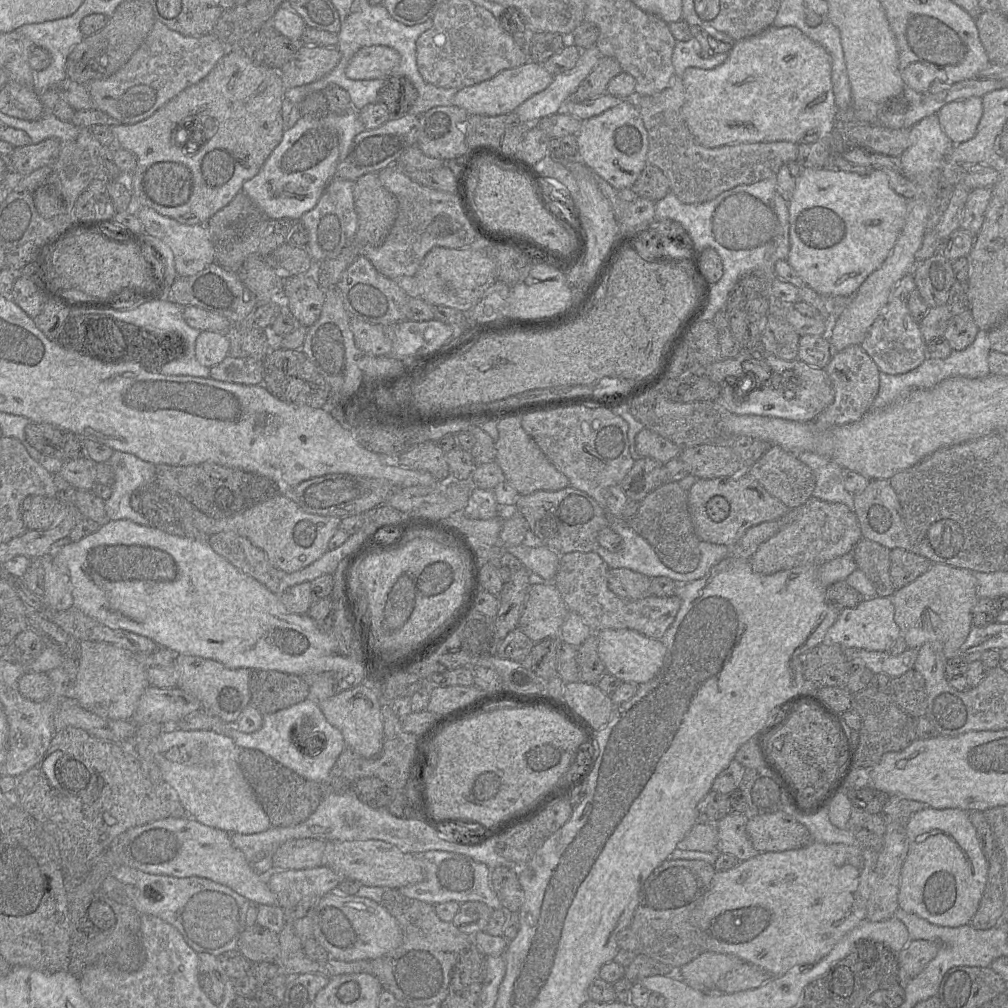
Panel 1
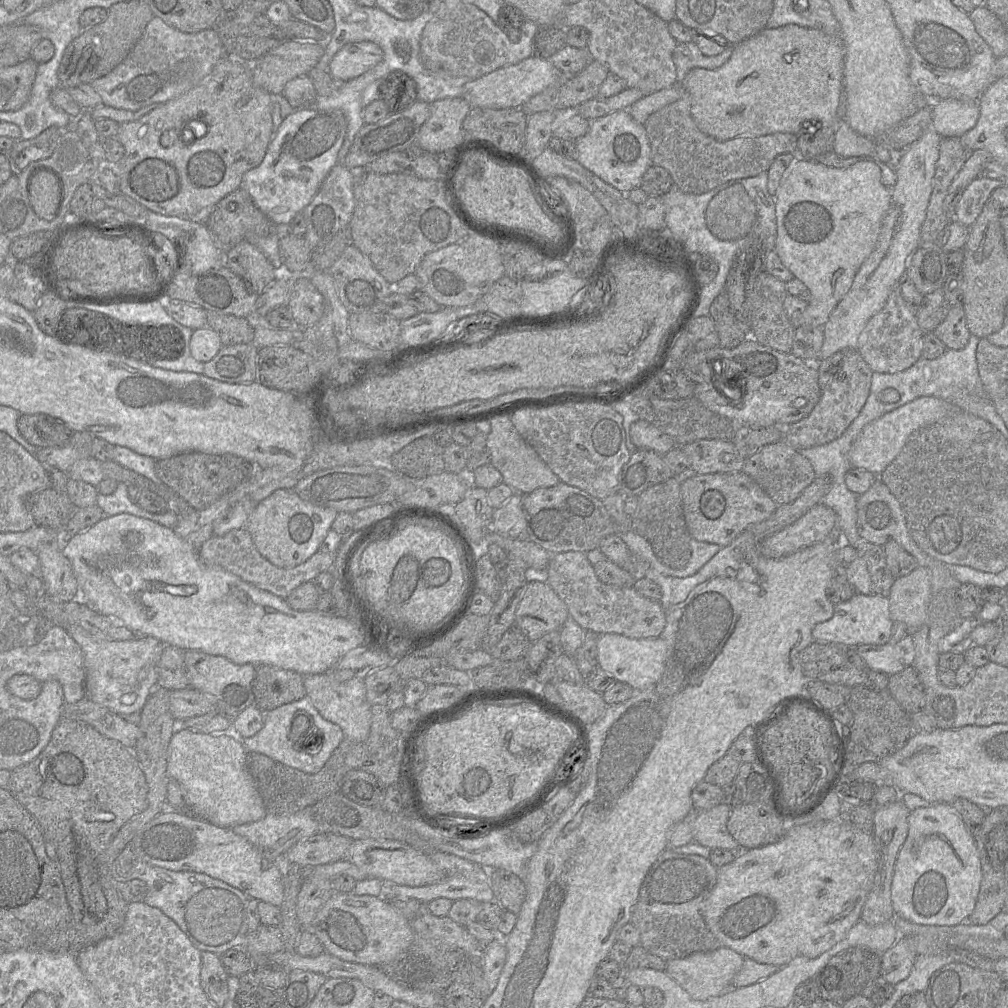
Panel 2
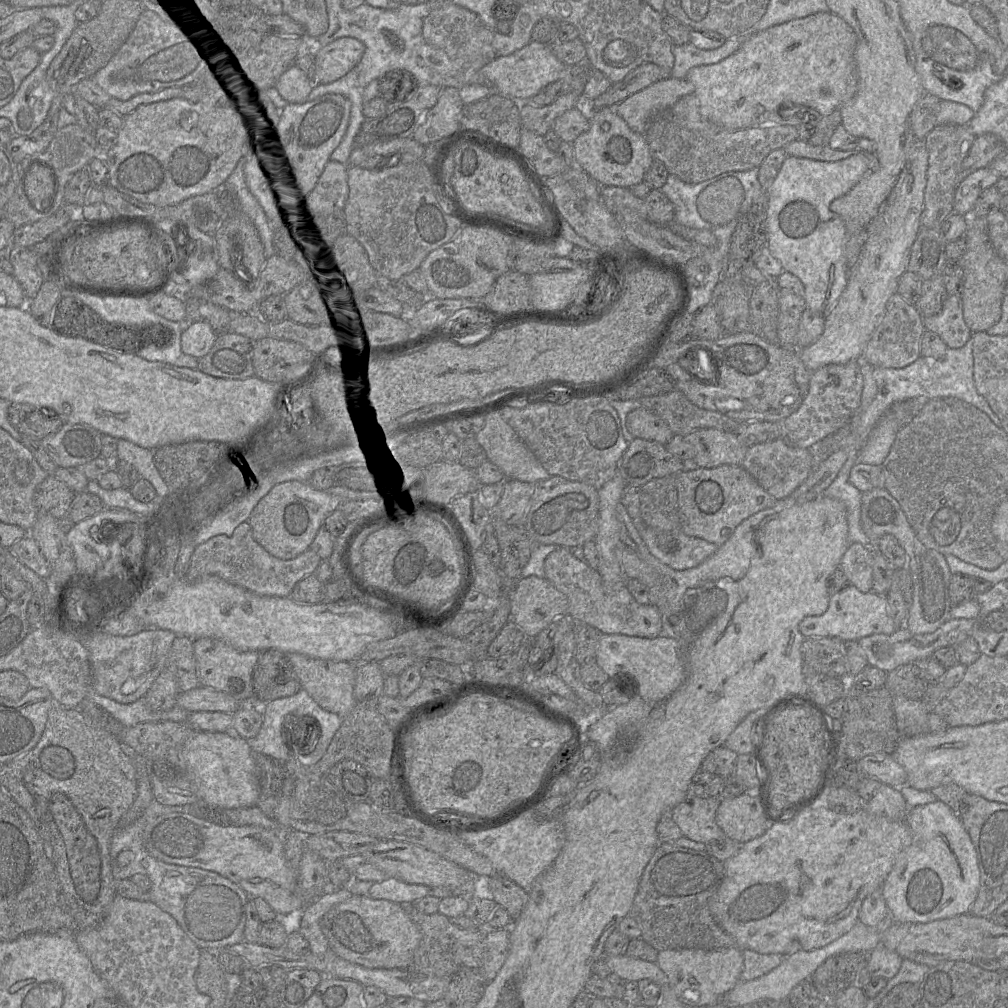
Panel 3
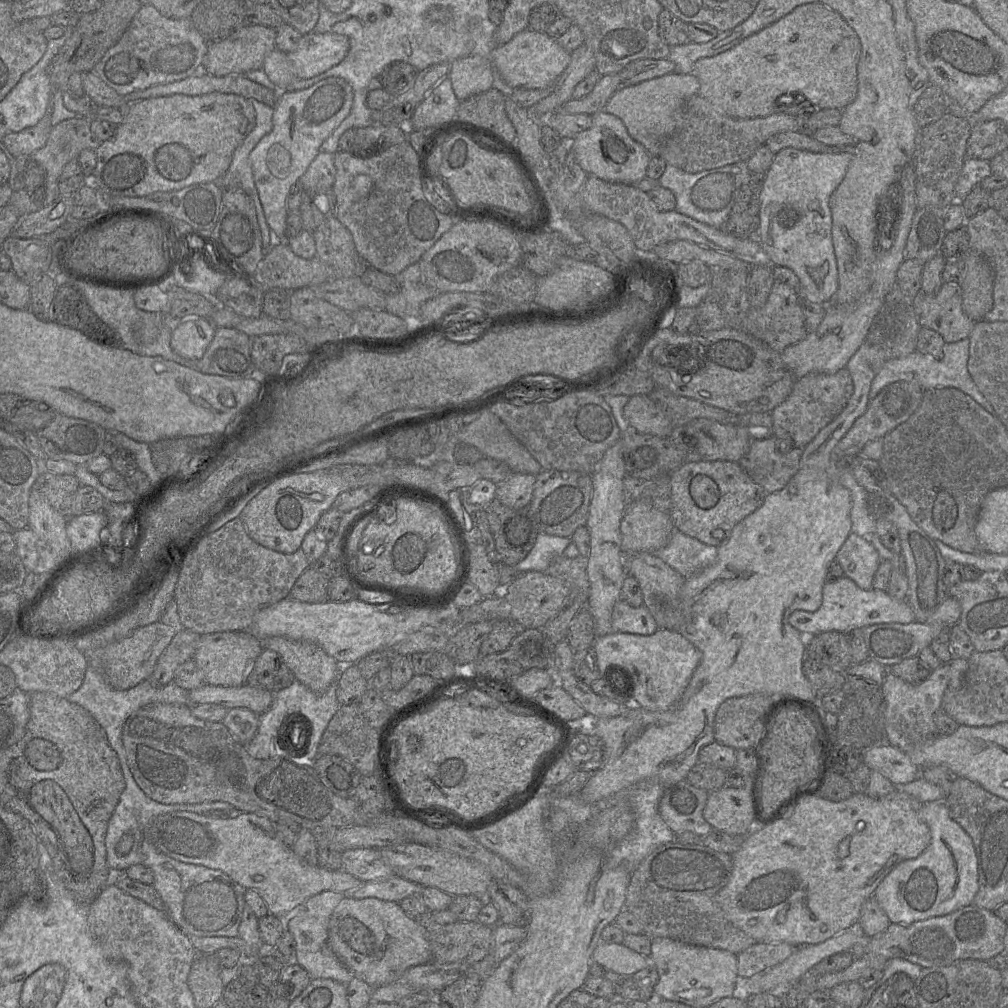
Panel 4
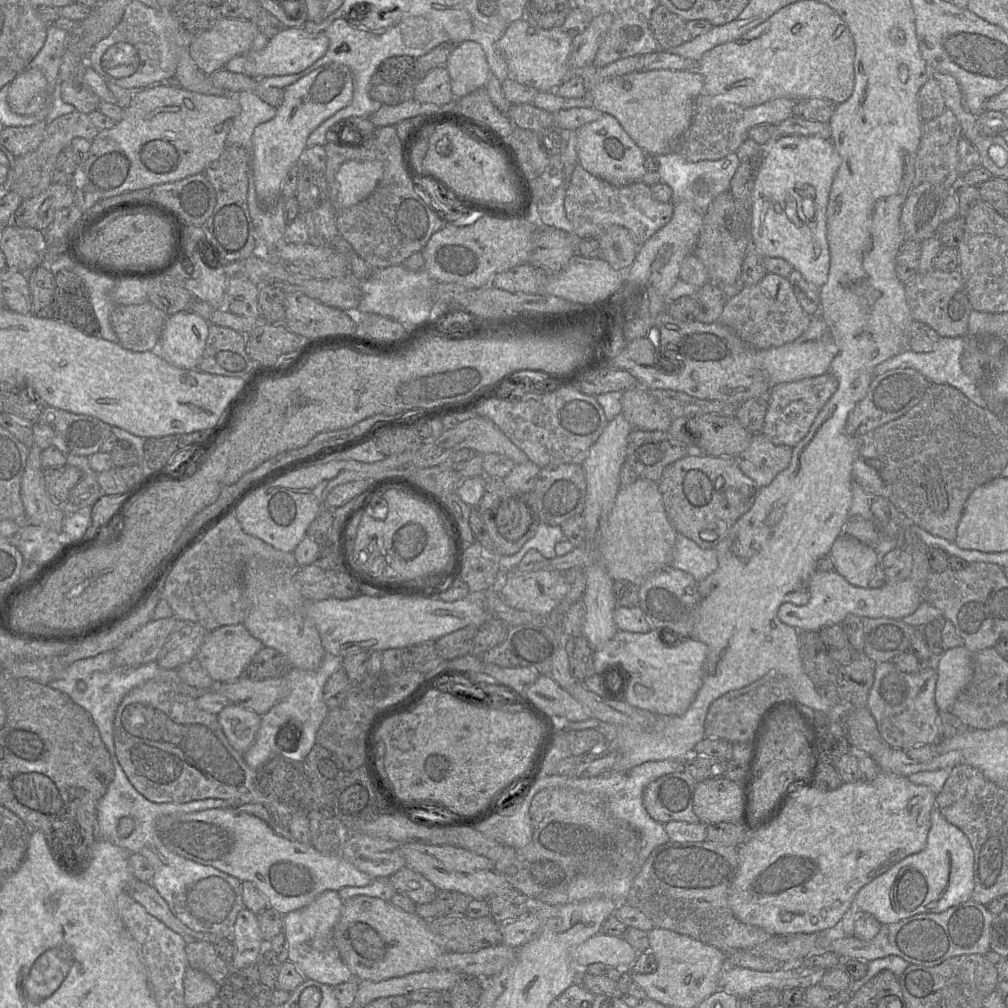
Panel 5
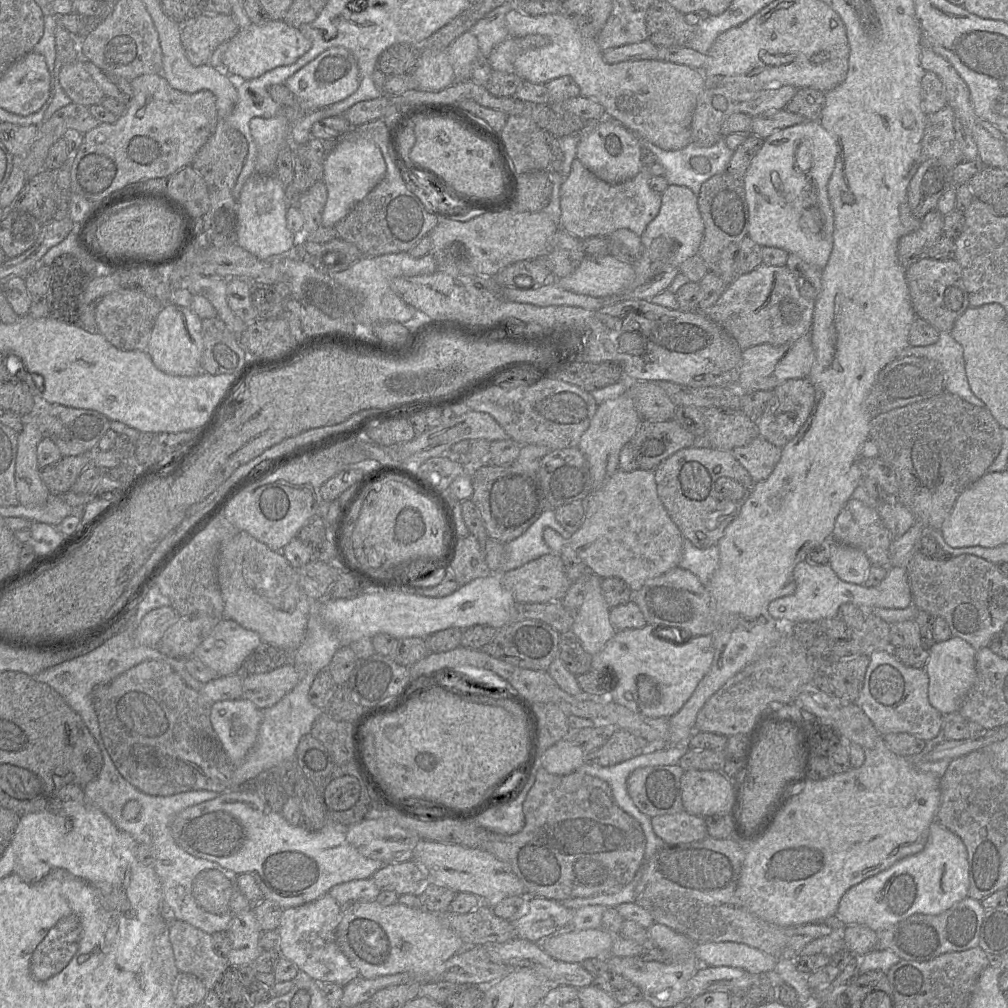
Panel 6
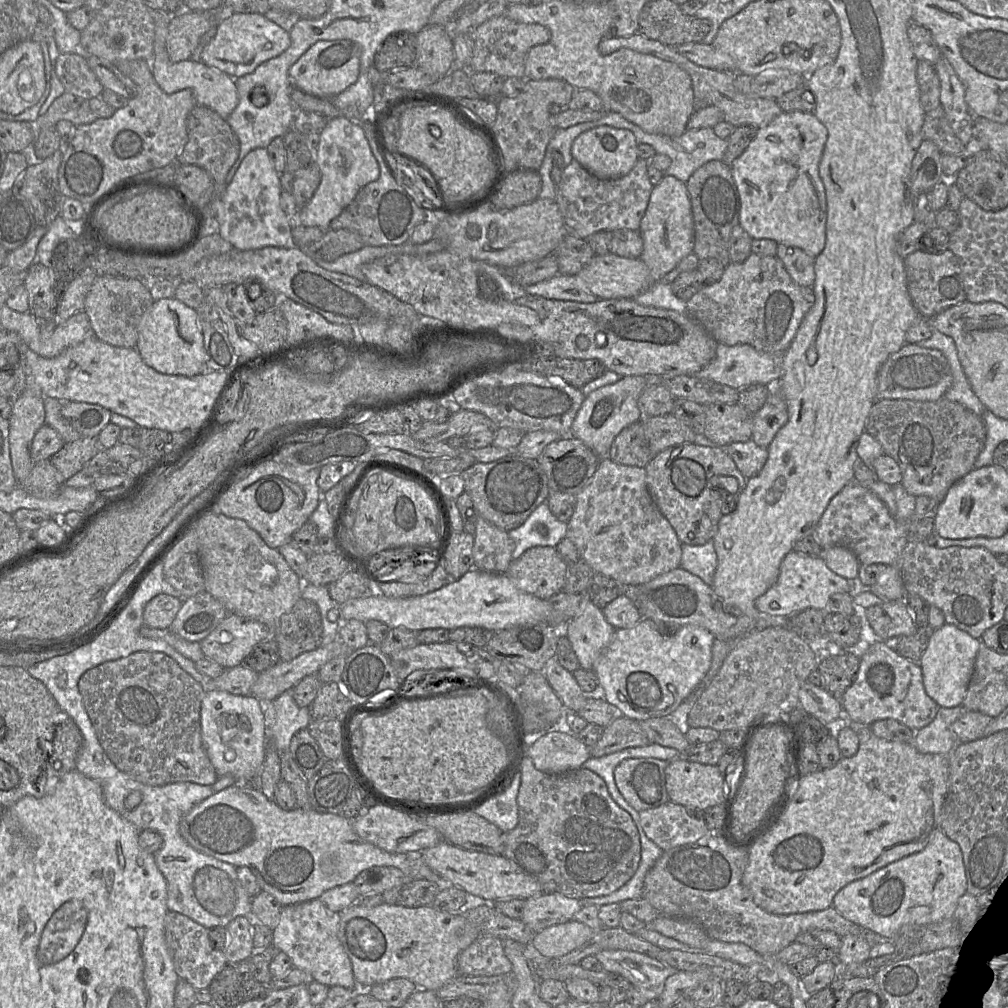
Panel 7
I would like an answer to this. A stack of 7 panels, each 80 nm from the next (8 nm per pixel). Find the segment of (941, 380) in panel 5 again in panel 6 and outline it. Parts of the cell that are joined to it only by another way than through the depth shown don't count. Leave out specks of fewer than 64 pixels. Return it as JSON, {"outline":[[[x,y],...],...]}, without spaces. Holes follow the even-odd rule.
{"outline":[[[940,332],[936,343],[928,346],[908,346],[897,358],[907,356],[925,357],[936,361],[944,374],[945,390],[966,402],[985,408],[985,404],[972,392],[965,370],[962,346],[950,335]]]}

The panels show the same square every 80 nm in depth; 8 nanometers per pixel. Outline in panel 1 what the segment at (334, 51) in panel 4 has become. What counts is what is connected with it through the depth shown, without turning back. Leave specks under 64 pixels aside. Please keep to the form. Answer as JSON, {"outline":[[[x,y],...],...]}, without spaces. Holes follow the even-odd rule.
{"outline":[[[367,46],[359,49],[345,68],[345,74],[353,80],[387,79],[392,76],[392,70],[400,62],[400,54],[388,46]]]}

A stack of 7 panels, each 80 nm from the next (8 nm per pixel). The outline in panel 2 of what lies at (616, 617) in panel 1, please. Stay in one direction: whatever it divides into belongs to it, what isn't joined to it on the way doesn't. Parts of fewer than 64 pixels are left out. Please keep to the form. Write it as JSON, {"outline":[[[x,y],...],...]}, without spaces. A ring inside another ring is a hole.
{"outline":[[[567,551],[551,556],[547,566],[547,583],[565,602],[569,618],[585,631],[598,634],[616,633],[631,638],[658,638],[665,624],[666,615],[658,600],[641,596],[633,587],[618,587],[603,583],[596,575],[586,553]]]}

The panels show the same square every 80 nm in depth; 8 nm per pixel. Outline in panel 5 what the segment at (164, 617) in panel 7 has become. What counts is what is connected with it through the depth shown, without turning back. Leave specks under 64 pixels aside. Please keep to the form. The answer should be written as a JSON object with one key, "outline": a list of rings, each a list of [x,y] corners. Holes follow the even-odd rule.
{"outline":[[[153,619],[124,640],[113,652],[114,663],[122,667],[137,667],[157,657],[174,630],[177,619]]]}

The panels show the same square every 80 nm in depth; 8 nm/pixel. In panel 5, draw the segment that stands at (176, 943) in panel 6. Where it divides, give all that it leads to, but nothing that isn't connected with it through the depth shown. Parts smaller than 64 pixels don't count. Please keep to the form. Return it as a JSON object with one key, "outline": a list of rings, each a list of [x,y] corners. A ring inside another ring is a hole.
{"outline":[[[205,941],[190,942],[186,945],[189,967],[204,972],[217,984],[223,983],[230,971],[230,963],[219,957],[215,944]]]}

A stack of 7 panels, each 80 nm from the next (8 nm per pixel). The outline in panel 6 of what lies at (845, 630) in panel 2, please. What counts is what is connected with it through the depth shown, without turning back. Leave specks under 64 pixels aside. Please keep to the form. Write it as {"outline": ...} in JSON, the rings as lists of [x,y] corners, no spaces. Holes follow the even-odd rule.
{"outline":[[[804,560],[795,566],[793,579],[796,584],[794,594],[777,598],[768,605],[769,614],[776,620],[790,623],[822,622],[825,619],[835,618],[839,607],[845,603],[855,605],[865,615],[872,614],[873,608],[904,609],[913,603],[907,572],[901,567],[888,568],[880,584],[865,587],[842,581],[829,565],[813,564]]]}

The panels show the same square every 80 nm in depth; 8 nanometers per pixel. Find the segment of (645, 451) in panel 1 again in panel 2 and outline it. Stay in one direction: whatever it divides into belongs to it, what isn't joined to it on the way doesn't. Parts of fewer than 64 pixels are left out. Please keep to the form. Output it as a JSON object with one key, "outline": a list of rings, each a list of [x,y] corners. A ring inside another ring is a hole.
{"outline":[[[642,419],[631,425],[629,435],[636,449],[651,450],[661,456],[676,446],[671,437]]]}

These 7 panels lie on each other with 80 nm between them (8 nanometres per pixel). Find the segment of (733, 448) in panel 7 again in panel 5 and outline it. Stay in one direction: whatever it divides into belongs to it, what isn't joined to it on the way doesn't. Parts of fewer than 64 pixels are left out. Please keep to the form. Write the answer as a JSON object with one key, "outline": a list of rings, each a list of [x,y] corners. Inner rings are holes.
{"outline":[[[762,433],[754,434],[749,446],[735,461],[741,471],[762,488],[789,466],[792,448],[776,445]]]}

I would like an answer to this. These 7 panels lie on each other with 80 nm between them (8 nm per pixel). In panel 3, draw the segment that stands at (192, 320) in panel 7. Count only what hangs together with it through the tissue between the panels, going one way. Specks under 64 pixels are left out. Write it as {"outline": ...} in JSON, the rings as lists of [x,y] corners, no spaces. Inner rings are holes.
{"outline":[[[187,322],[180,338],[181,350],[198,359],[206,356],[213,347],[217,333],[205,322]]]}

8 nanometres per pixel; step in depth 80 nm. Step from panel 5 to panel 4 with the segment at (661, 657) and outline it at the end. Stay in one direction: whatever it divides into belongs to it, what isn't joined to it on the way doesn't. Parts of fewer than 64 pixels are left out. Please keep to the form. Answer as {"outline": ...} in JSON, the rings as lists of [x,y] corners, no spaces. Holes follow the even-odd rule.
{"outline":[[[658,629],[652,635],[612,631],[597,636],[594,644],[601,676],[616,679],[621,690],[636,706],[649,711],[665,711],[678,703],[701,660],[701,652],[677,631]]]}

